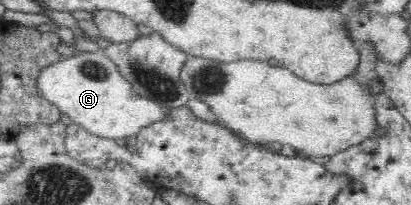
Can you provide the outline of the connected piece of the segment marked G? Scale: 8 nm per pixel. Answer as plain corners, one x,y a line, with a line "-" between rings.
104,50
59,57
53,63
38,68
35,71
34,92
58,113
66,114
71,124
81,126
90,134
116,140
136,137
141,128
168,118
172,113
169,104
164,105
137,94

